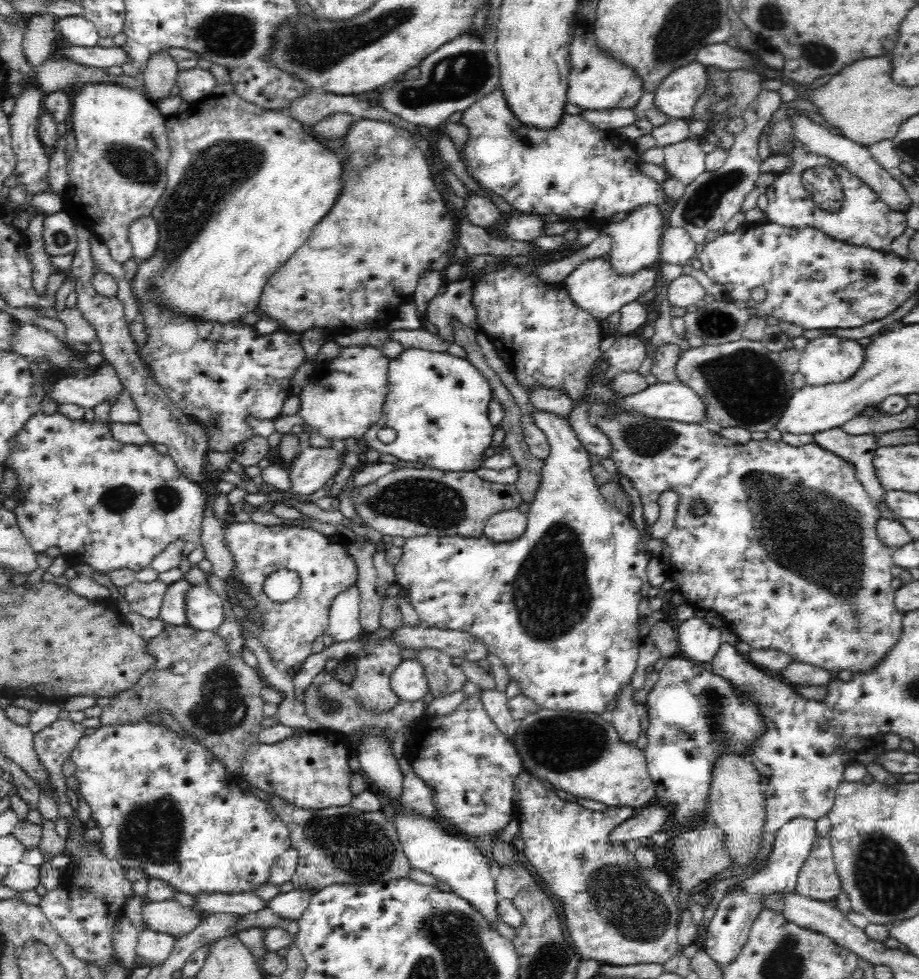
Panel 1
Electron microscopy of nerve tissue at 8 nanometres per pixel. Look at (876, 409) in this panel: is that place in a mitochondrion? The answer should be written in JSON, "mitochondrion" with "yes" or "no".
{"mitochondrion":"no"}

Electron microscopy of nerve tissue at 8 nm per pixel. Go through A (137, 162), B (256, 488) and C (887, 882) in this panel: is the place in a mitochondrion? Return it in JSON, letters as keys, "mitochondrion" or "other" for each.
{"A":"mitochondrion","B":"other","C":"mitochondrion"}

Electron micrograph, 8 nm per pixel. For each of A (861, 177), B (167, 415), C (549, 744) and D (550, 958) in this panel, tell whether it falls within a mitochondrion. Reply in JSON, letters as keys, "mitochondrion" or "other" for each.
{"A":"other","B":"other","C":"mitochondrion","D":"mitochondrion"}

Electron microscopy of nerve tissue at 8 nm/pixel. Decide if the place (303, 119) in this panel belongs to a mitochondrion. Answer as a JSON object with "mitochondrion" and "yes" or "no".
{"mitochondrion":"no"}

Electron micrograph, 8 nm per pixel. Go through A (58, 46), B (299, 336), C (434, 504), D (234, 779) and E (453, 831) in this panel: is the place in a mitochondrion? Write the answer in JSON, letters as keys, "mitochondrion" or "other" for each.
{"A":"other","B":"other","C":"mitochondrion","D":"other","E":"other"}

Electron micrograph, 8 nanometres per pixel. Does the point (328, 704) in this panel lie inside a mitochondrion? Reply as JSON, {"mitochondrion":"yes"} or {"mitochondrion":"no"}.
{"mitochondrion":"yes"}

